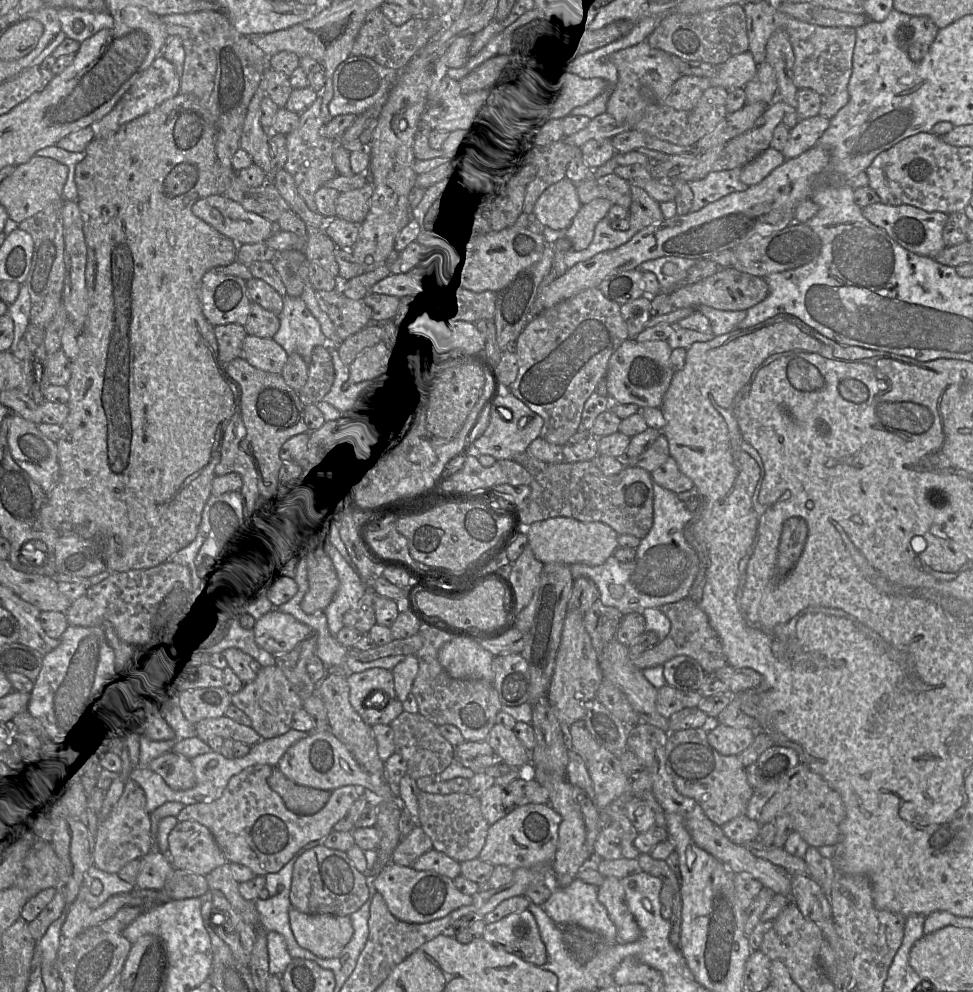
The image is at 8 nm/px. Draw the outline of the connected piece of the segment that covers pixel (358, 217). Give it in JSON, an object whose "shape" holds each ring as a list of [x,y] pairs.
{"shape":[[[370,180],[363,187],[340,193],[335,202],[336,217],[362,223],[371,207],[374,184]]]}

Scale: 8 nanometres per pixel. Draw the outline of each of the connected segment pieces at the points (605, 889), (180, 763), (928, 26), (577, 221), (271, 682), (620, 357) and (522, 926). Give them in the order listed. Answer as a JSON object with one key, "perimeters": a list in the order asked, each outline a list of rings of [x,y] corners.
{"perimeters":[[[[605,877],[598,887],[598,900],[605,906],[611,921],[617,929],[617,943],[635,942],[641,930],[628,908],[623,885],[616,877]]],[[[168,752],[151,761],[149,768],[175,791],[186,791],[196,785],[191,760],[181,754]]],[[[911,16],[896,32],[899,47],[908,52],[913,43],[930,45],[935,40],[939,28],[928,16]]],[[[598,198],[582,205],[566,229],[566,237],[571,242],[574,251],[585,250],[593,240],[597,223],[607,217],[613,204],[605,199]]],[[[273,665],[261,667],[253,681],[244,684],[240,692],[231,695],[231,704],[250,718],[251,727],[261,740],[268,740],[279,737],[291,729],[293,715],[301,709],[302,700],[294,692],[283,672]]],[[[628,338],[611,355],[606,374],[608,396],[612,403],[636,404],[640,408],[662,405],[674,371],[671,368],[672,348],[666,340],[644,341]]],[[[529,909],[511,913],[497,922],[486,924],[482,938],[536,966],[543,966],[547,961],[545,944]]]]}

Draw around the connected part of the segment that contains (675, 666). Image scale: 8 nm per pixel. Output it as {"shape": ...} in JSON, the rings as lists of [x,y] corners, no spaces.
{"shape":[[[676,656],[663,664],[667,685],[681,691],[697,691],[707,674],[698,661],[686,656]]]}

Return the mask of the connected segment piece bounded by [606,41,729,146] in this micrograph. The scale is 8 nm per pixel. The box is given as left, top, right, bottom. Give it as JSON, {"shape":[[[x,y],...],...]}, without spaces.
{"shape":[[[647,41],[614,52],[610,61],[617,68],[618,80],[610,88],[606,113],[617,121],[627,122],[630,129],[679,146],[694,146],[728,114],[726,101],[729,91],[719,86],[707,88],[691,110],[676,110],[666,105],[673,84],[682,74],[673,62],[672,54],[652,47]]]}

